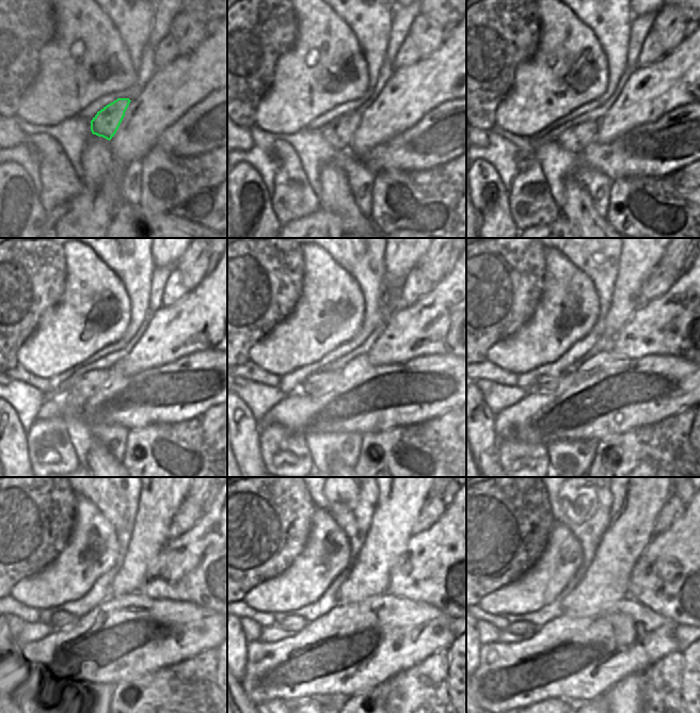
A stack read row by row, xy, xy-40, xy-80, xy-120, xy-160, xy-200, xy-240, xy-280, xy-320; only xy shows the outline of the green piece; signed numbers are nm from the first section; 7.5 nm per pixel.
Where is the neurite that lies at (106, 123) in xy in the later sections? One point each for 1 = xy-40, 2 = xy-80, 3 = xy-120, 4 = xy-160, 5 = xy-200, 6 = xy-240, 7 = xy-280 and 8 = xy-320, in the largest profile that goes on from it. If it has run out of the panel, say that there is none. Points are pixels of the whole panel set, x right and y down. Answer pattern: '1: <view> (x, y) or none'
1: xy-40 (339, 132)
2: xy-80 (576, 139)
3: xy-120 (89, 383)
4: xy-160 (317, 384)
5: xy-200 (544, 383)
6: xy-240 (60, 620)
7: xy-280 (297, 623)
8: xy-320 (522, 627)

